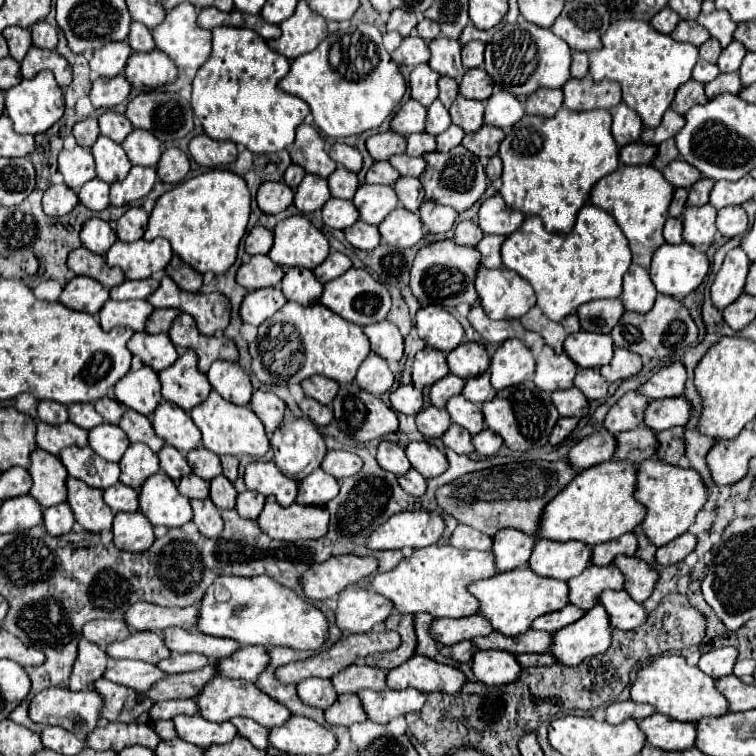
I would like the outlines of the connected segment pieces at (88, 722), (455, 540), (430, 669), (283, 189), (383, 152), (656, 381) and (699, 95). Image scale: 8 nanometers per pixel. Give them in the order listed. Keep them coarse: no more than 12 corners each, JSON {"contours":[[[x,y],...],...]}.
{"contours":[[[52,686],[30,702],[34,722],[88,736],[104,700]],[[458,524],[450,544],[466,550],[490,550],[492,538]],[[426,656],[388,670],[388,688],[454,694],[466,674]],[[266,182],[256,202],[264,214],[278,214],[294,200],[284,182]],[[388,130],[366,140],[374,160],[406,150],[406,138]],[[674,362],[656,372],[638,392],[656,398],[680,396],[686,368]],[[688,80],[676,92],[672,110],[686,114],[706,104],[704,84]]]}

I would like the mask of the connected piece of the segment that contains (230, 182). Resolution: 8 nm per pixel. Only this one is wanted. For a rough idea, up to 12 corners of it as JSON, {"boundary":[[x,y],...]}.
{"boundary":[[210,170],[156,200],[144,240],[166,238],[198,274],[228,272],[250,192]]}

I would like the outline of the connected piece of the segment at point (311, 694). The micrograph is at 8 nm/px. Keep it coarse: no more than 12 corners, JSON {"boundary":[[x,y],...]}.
{"boundary":[[328,678],[298,684],[304,704],[326,710],[338,694]]}

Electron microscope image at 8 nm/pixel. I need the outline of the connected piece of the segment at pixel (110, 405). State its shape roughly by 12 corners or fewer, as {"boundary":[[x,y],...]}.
{"boundary":[[112,398],[94,402],[94,408],[110,424],[118,424],[126,406]]}

